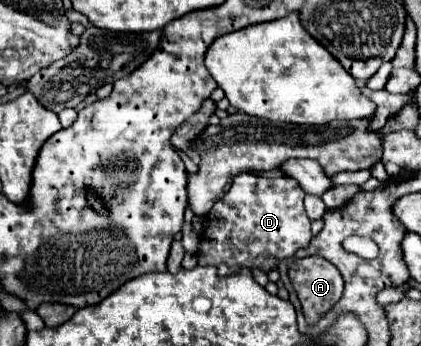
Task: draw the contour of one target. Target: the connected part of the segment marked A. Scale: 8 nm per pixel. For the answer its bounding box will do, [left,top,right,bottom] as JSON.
[289,256,344,326]

